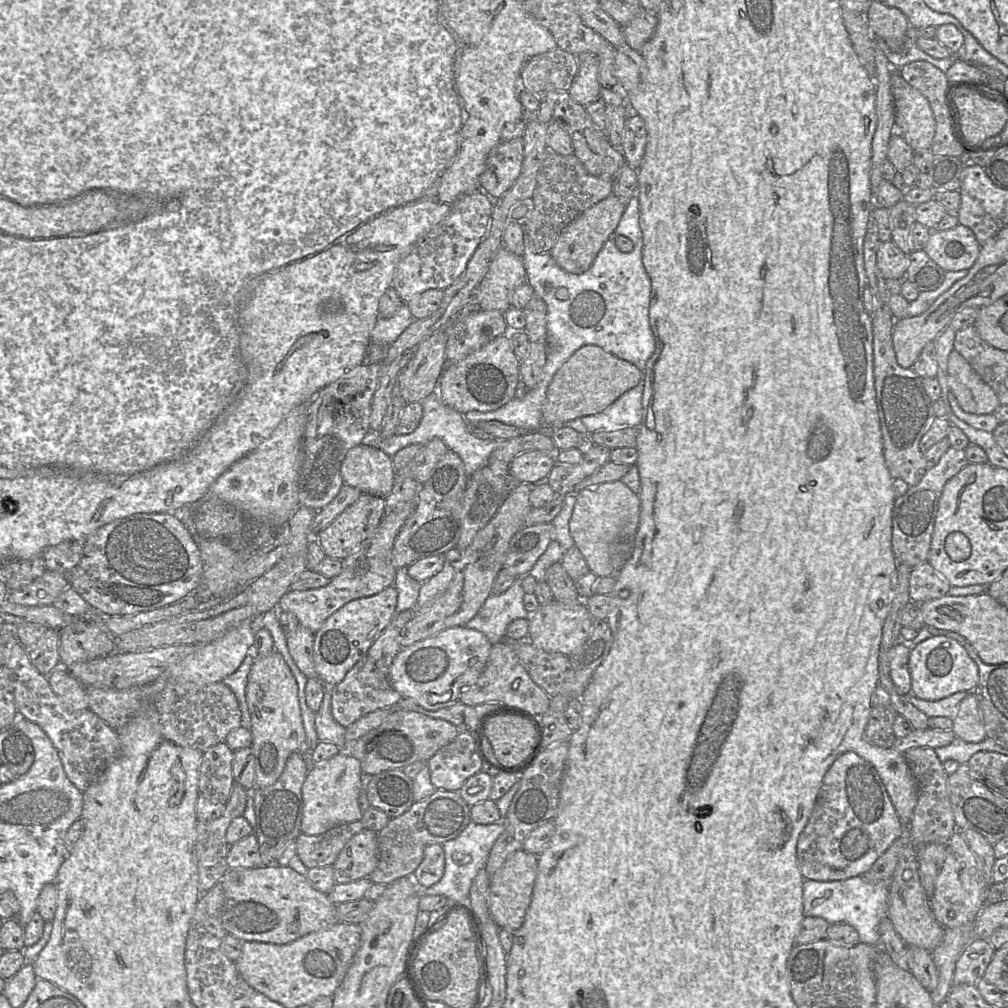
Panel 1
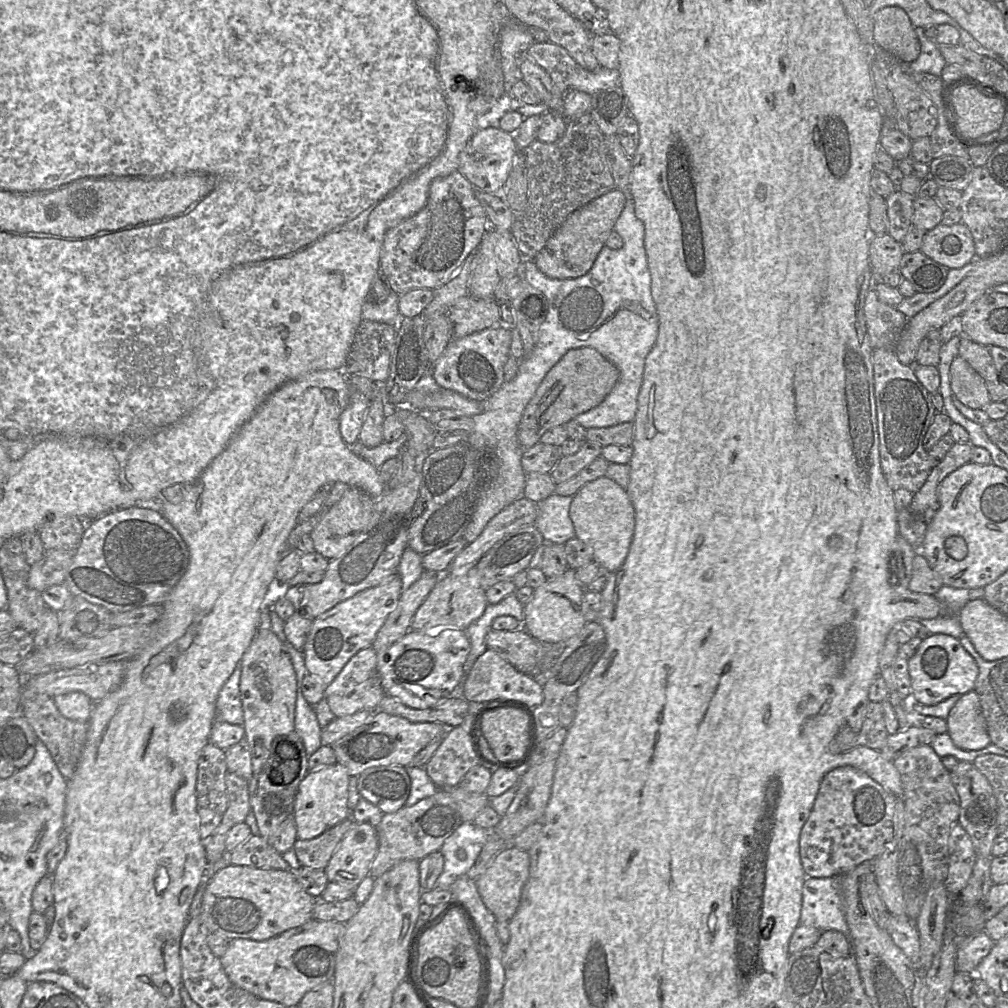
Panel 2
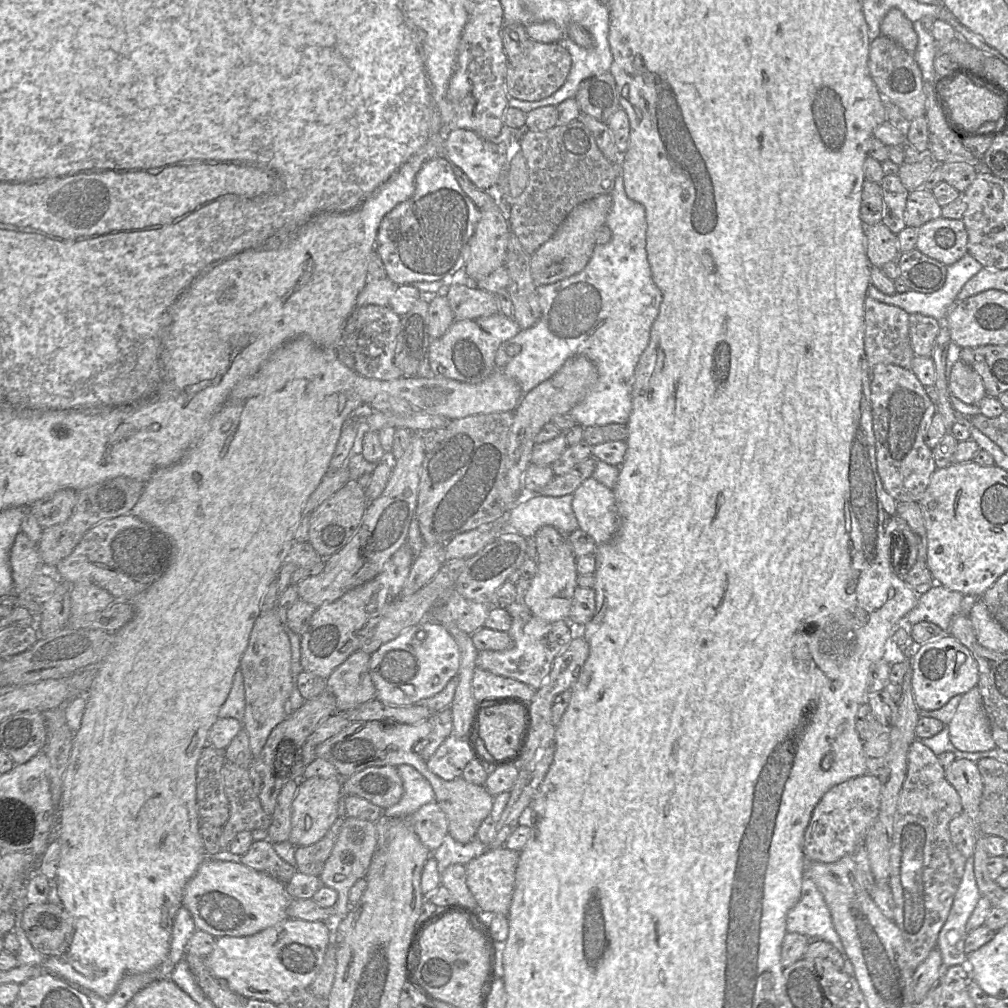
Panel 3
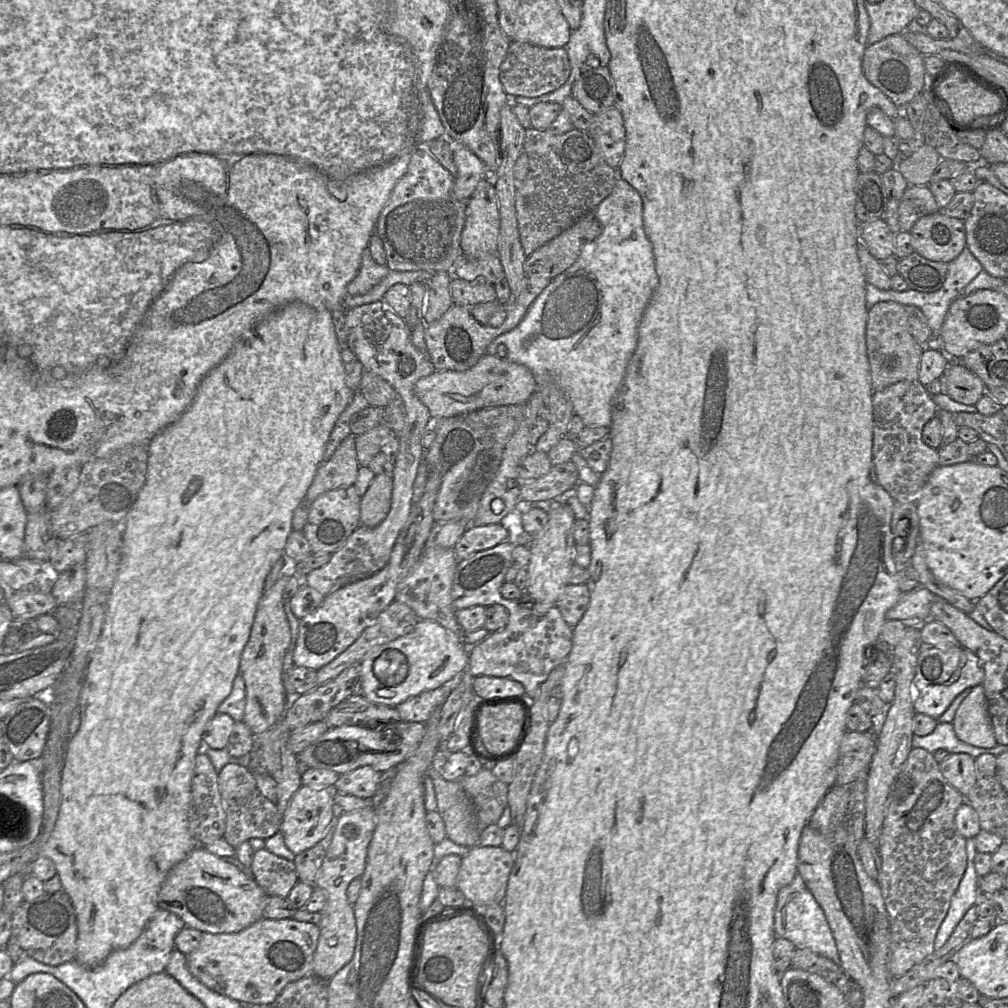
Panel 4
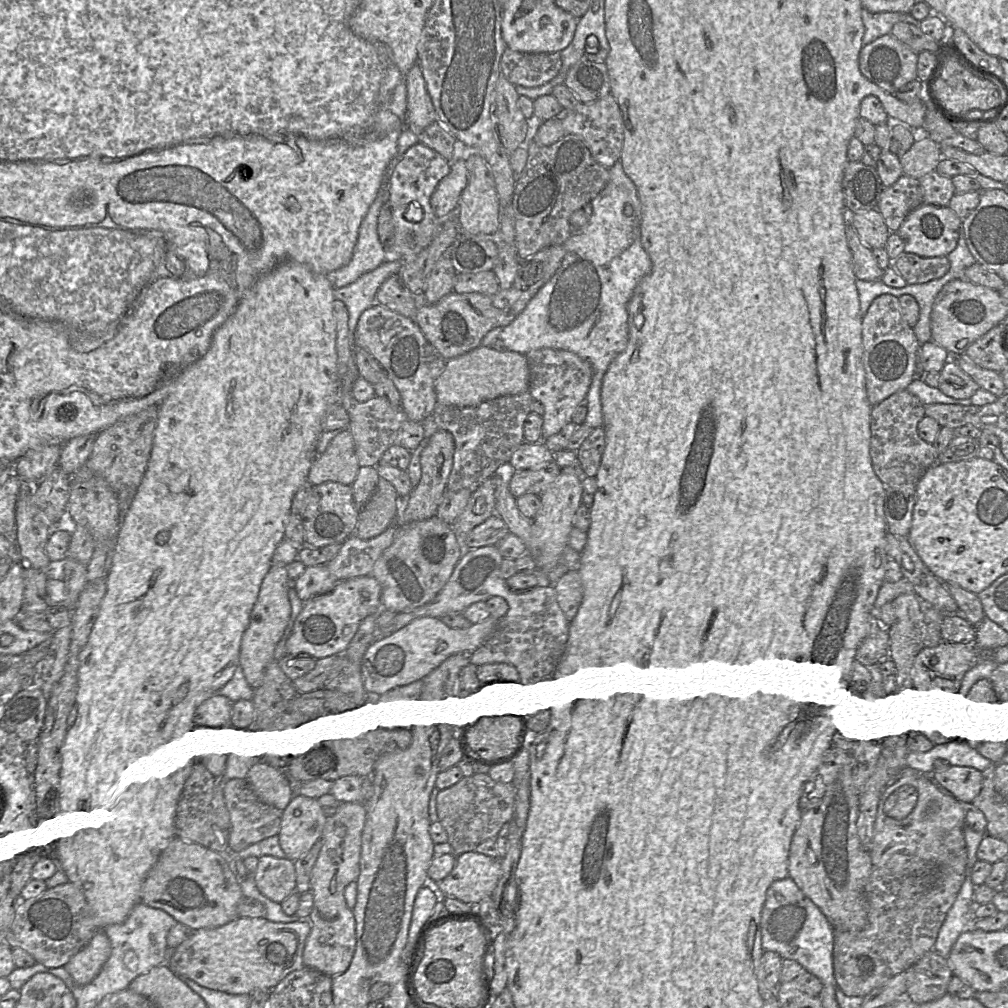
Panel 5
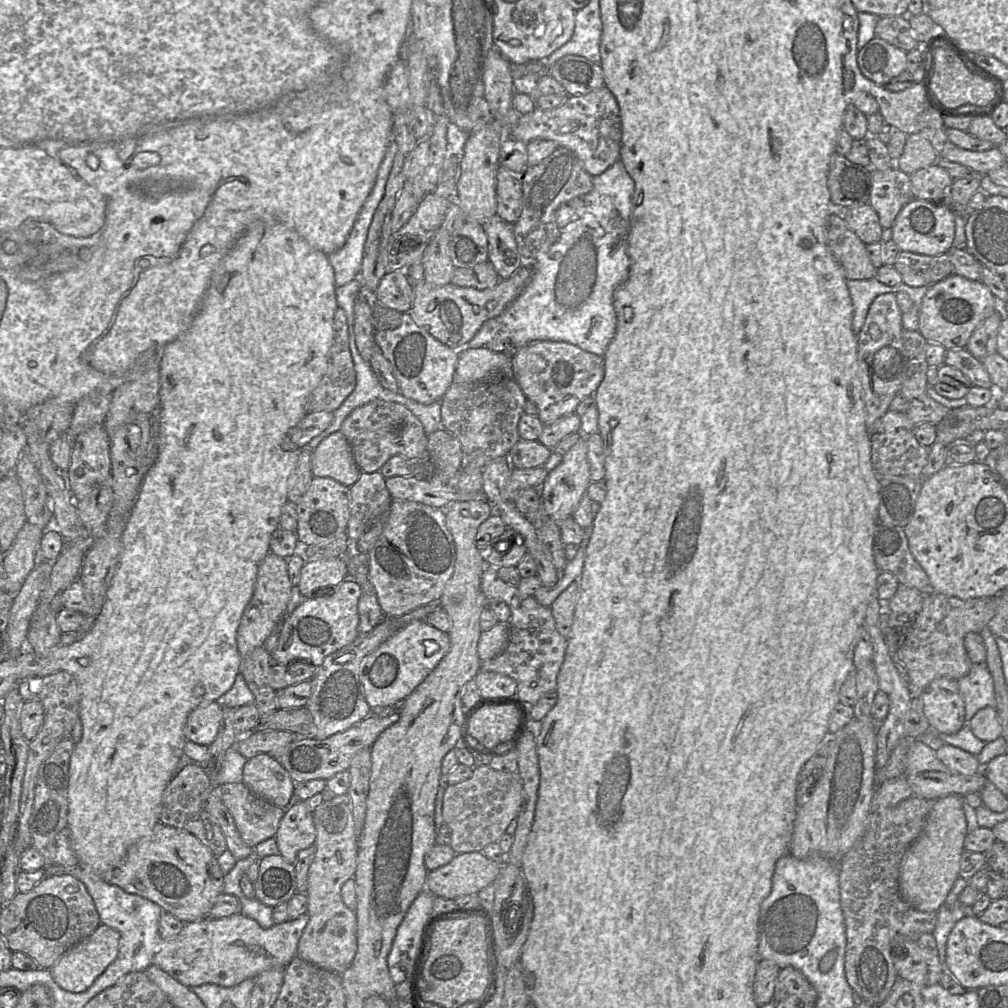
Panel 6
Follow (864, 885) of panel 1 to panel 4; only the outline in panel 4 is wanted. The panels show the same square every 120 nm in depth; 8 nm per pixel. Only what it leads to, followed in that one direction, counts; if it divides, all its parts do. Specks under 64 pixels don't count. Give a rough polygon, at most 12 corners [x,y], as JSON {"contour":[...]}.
{"contour":[[798,873],[778,892],[776,938],[841,968],[825,914]]}

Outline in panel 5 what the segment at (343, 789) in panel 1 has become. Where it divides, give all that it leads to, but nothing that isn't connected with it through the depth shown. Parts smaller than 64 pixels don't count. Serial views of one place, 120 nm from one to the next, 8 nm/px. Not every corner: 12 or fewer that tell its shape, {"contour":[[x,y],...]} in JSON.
{"contour":[[296,792],[284,809],[279,844],[292,861],[321,838],[326,815]]}

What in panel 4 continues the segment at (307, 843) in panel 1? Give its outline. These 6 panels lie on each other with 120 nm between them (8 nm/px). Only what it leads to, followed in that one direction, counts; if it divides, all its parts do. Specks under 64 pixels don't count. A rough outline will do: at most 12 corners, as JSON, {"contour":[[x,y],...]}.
{"contour":[[333,819],[322,840],[295,855],[299,881],[314,884],[332,841]]}

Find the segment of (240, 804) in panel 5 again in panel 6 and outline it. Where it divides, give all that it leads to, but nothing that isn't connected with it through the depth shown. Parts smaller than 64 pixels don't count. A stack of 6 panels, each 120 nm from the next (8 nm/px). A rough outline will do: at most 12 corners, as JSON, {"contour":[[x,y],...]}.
{"contour":[[242,782],[219,785],[241,838],[275,837],[286,809]]}

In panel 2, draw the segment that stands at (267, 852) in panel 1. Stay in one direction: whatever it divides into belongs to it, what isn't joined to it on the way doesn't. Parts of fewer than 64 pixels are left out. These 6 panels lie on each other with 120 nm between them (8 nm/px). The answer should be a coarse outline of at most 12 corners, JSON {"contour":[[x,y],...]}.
{"contour":[[294,730],[277,736],[249,783],[260,835],[294,815],[309,756]]}

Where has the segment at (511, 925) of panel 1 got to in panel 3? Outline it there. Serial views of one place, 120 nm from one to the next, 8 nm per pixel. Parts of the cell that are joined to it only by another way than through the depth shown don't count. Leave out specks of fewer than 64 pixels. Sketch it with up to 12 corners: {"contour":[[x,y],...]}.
{"contour":[[486,848],[465,865],[483,915],[507,915],[519,852]]}

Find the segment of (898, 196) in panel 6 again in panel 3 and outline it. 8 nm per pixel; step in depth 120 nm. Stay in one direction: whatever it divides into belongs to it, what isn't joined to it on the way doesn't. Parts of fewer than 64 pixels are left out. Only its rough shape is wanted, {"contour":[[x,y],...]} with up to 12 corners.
{"contour":[[931,190],[911,191],[905,208],[906,226],[919,228],[940,217]]}

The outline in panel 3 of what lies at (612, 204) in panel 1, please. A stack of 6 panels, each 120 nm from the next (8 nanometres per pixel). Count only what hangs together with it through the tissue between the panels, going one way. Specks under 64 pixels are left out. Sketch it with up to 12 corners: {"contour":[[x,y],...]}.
{"contour":[[612,196],[577,205],[531,255],[536,287],[586,267]]}

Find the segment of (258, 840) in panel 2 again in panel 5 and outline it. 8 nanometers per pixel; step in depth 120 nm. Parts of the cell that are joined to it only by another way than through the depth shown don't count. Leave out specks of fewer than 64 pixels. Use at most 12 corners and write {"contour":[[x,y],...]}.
{"contour":[[262,855],[255,882],[273,902],[296,891],[294,861]]}

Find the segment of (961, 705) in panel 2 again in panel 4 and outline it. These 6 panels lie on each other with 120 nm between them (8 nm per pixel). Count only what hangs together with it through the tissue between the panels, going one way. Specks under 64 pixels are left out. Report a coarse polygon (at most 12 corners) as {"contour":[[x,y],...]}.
{"contour":[[982,685],[961,702],[952,724],[967,744],[998,744]]}

